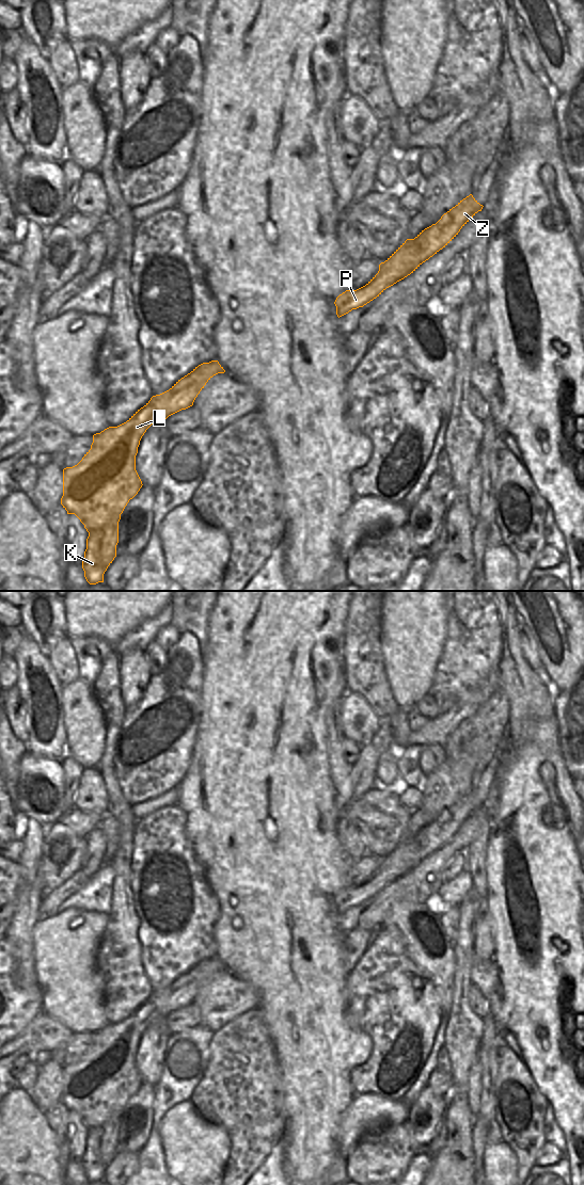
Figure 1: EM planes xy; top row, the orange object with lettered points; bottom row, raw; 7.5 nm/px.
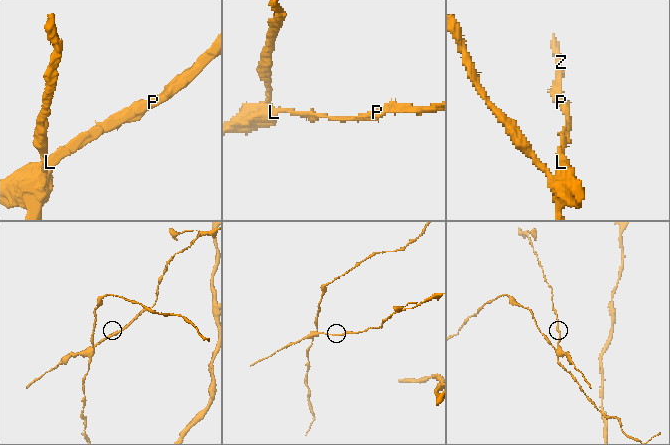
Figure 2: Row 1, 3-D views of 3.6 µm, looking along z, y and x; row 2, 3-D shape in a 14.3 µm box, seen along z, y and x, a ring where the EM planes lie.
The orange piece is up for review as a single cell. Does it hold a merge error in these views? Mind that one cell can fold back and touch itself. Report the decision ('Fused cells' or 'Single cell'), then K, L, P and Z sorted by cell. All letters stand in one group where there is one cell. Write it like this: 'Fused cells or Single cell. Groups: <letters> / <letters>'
Fused cells. Groups: K / L P Z

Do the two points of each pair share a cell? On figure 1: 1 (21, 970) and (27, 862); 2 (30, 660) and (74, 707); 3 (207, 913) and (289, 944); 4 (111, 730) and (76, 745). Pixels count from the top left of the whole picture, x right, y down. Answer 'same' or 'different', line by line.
1: same
2: different
3: different
4: different

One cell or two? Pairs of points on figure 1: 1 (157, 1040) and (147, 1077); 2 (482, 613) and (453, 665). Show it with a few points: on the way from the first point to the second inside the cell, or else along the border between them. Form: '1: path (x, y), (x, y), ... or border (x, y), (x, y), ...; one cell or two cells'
1: path (151, 1050), (148, 1068); one cell
2: path (473, 626), (473, 644), (466, 652); one cell

